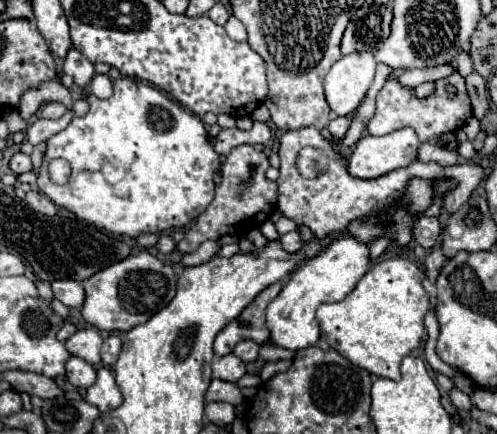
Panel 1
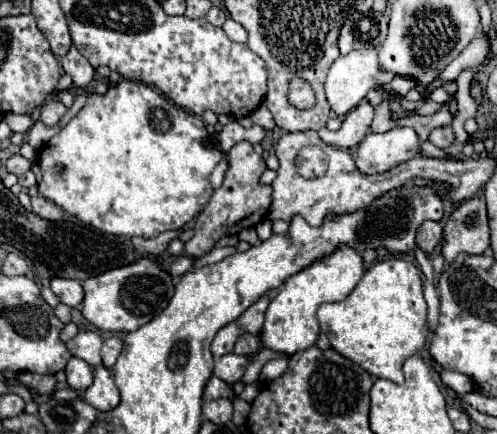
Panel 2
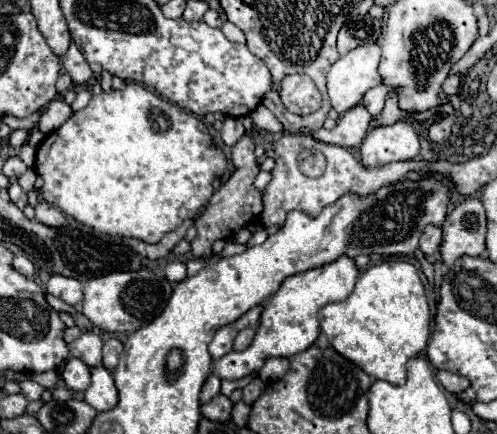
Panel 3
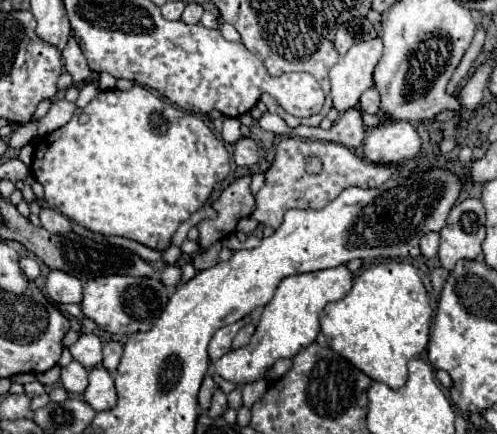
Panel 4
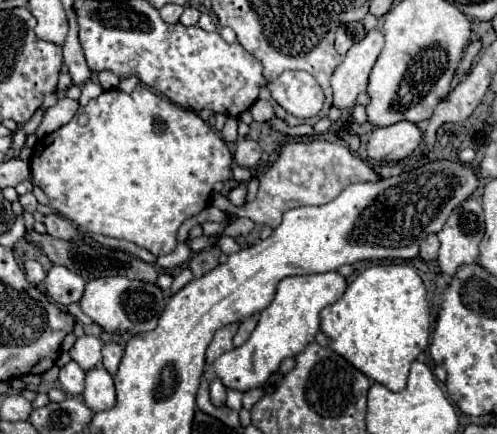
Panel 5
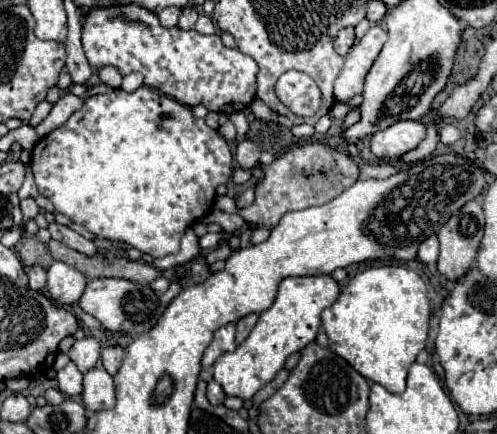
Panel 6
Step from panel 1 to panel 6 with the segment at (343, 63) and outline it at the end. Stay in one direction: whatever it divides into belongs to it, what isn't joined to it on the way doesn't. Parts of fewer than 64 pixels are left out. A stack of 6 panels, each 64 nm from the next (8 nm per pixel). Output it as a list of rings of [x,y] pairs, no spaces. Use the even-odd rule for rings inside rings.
[[[372,24],[372,28],[362,36],[362,40],[352,46],[342,72],[334,82],[336,102],[348,102],[352,96],[362,94],[366,74],[372,68],[376,56],[380,54],[384,42],[386,32],[378,24]]]

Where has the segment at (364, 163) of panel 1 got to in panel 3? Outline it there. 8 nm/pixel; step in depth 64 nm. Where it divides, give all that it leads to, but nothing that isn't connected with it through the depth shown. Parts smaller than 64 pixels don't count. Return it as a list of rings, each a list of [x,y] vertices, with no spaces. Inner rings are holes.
[[[400,120],[392,126],[370,130],[360,146],[360,164],[378,168],[396,160],[412,160],[418,156],[418,150],[420,140],[414,126],[408,120]]]

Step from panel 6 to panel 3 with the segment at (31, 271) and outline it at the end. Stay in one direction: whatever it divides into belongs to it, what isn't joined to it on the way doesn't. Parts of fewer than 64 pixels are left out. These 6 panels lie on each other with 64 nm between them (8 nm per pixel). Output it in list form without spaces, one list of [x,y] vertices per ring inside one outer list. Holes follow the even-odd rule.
[[[16,256],[16,258],[12,260],[12,268],[18,270],[20,274],[28,276],[28,278],[34,276],[34,266],[32,266],[32,262],[30,262],[26,256]]]

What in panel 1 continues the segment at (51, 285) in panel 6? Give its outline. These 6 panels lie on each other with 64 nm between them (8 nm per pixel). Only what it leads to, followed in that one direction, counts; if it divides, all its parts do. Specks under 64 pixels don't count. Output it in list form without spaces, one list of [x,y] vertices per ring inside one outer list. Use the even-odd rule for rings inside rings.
[[[54,280],[52,282],[52,292],[54,298],[60,300],[62,304],[70,306],[70,308],[78,308],[84,304],[84,286],[76,280]]]

